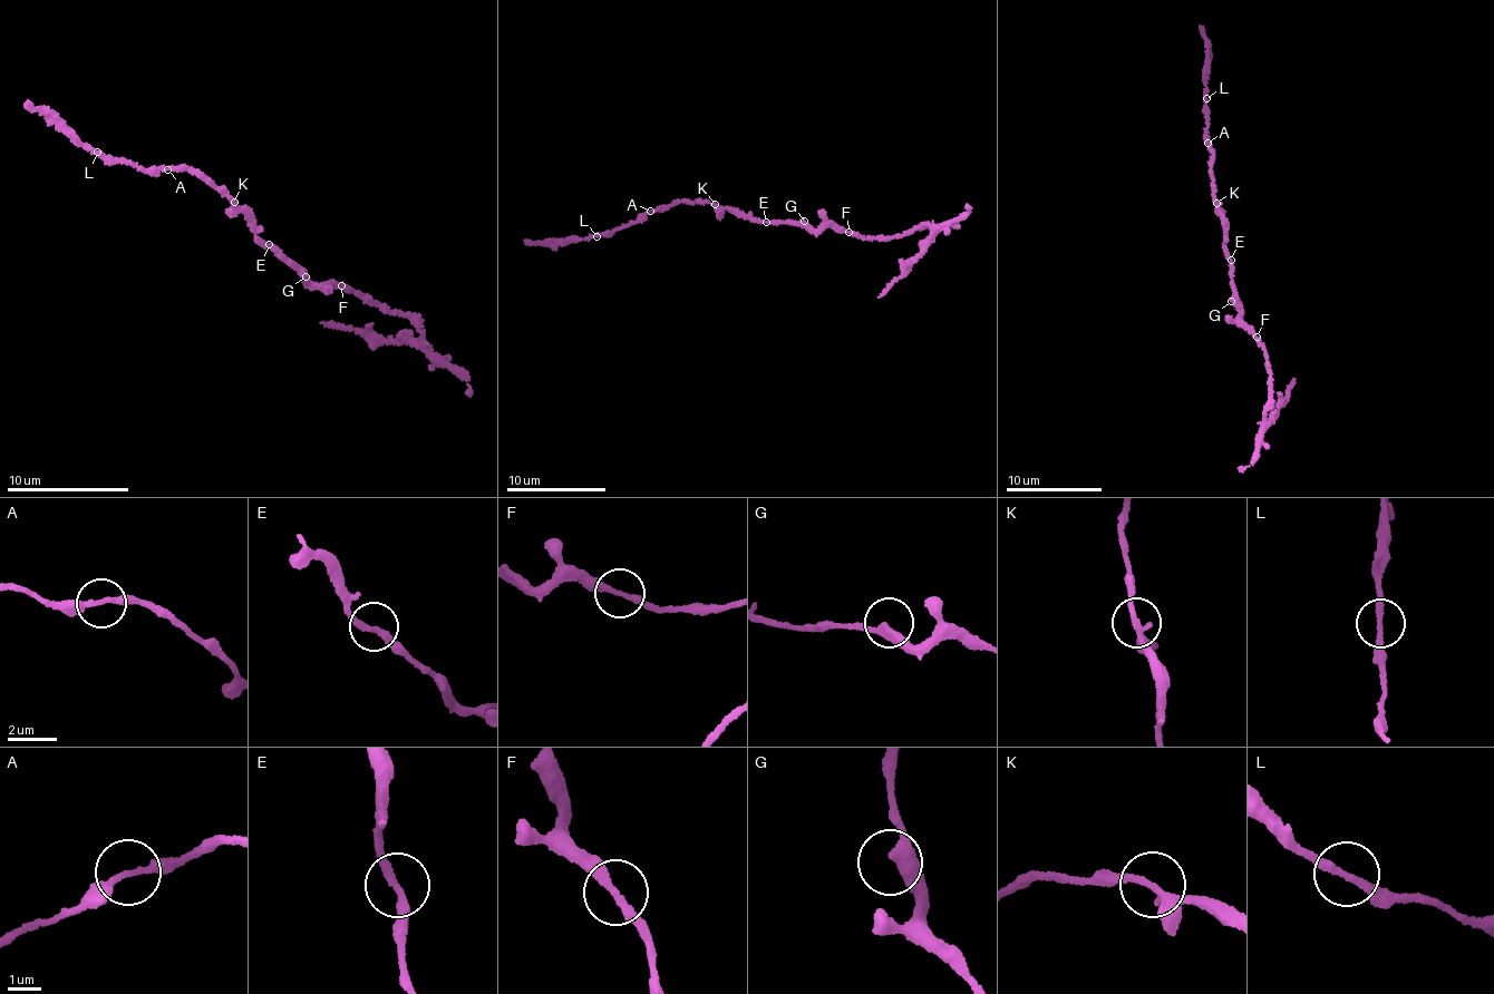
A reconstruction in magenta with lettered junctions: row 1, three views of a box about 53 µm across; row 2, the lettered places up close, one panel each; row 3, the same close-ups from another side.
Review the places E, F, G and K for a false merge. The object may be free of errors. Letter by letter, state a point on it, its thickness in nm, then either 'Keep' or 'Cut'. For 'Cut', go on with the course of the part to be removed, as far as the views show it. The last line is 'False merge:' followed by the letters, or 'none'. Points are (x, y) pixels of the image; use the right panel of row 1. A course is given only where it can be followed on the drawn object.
E: Place: (1231, 260). Thickness 240 nm. Keep
F: Place: (1257, 337). Thickness 240 nm. Keep
G: Place: (1231, 301). Thickness 380 nm. Keep
K: Place: (1216, 203). Thickness 240 nm. Keep
False merge: none

